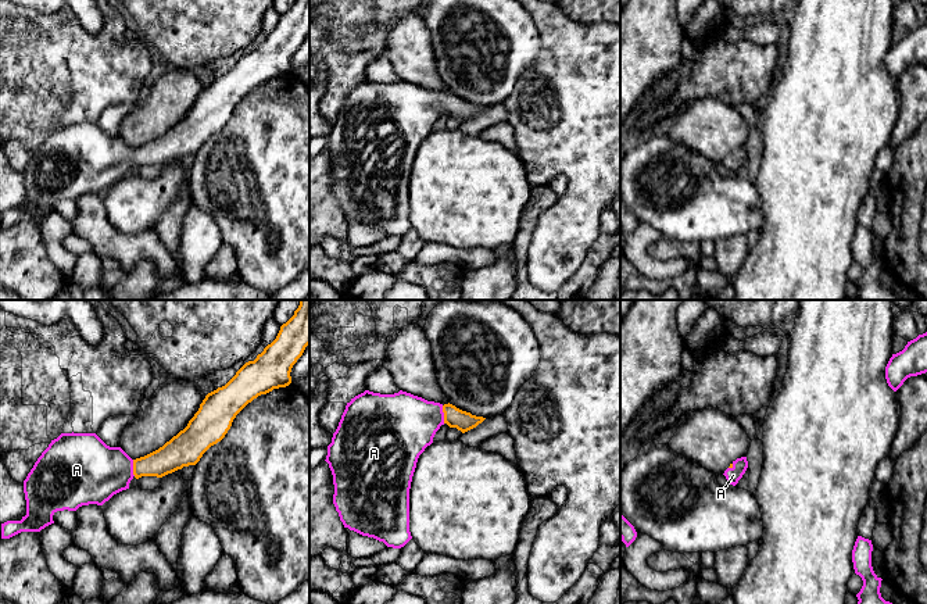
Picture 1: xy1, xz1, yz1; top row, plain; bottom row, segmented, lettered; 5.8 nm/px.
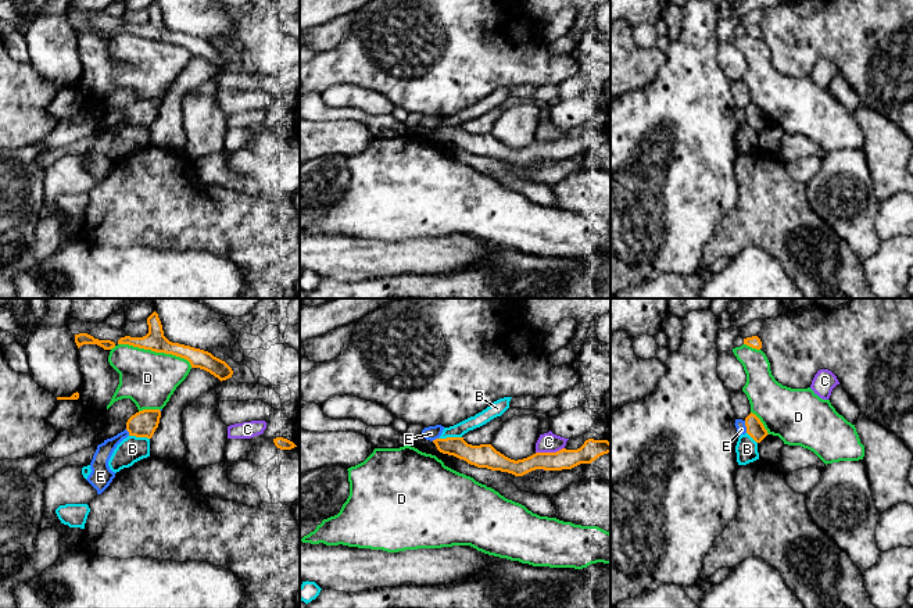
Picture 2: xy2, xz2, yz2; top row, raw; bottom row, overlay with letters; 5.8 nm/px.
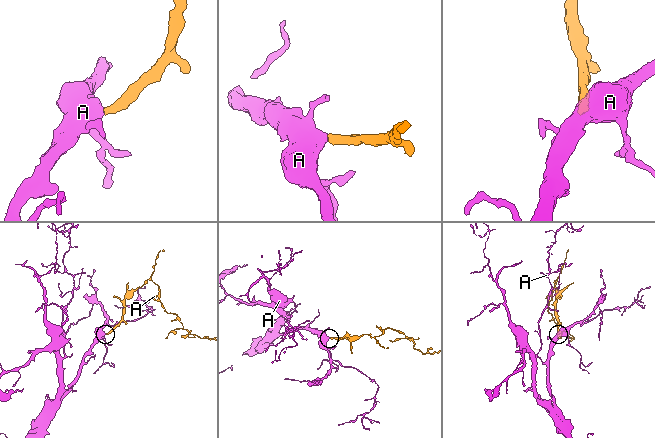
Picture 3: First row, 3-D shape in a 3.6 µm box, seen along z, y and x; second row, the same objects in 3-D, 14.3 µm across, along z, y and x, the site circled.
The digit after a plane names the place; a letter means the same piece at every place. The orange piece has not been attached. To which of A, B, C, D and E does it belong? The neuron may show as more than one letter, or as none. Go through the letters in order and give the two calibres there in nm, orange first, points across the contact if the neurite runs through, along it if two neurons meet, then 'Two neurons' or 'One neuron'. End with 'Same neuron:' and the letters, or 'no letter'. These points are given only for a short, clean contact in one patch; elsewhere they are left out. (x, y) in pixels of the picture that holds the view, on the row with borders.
A: Thickness 120 nm (orange) against 380 nm. Path across: xz1 (464, 421), (444, 414), (403, 425). One neuron
B: Thickness 140 nm (orange) against 80 nm. Boundary: xz2 (461, 436), (439, 439). Two neurons
C: Thickness 120 nm (orange) against 110 nm. Two neurons
D: Thickness 120 nm (orange) against 320 nm. Two neurons
E: Thickness 100 nm (orange) against 60 nm. Boundary: yz2 (744, 421), (747, 432). Two neurons
Same neuron: A

